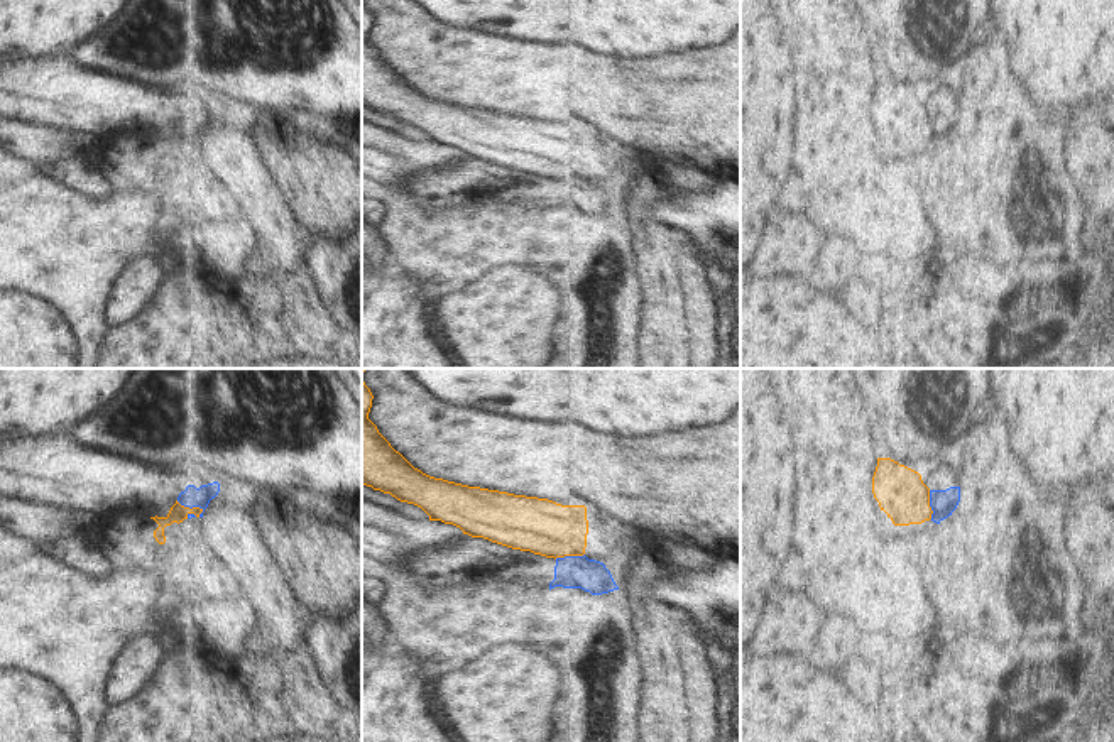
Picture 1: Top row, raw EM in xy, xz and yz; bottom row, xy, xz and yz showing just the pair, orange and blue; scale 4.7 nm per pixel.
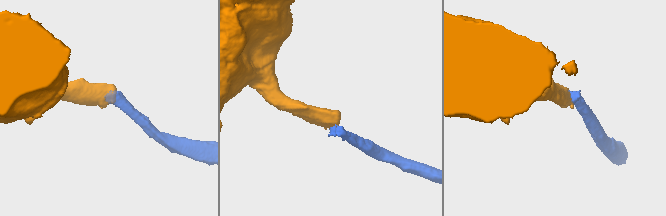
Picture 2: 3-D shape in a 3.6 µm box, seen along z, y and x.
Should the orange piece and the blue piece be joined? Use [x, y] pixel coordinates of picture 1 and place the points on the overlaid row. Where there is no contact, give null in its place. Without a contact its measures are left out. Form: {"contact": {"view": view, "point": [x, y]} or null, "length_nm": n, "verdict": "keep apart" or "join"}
{"contact": {"view": "xy", "point": [188, 507]}, "length_nm": 140, "verdict": "keep apart"}

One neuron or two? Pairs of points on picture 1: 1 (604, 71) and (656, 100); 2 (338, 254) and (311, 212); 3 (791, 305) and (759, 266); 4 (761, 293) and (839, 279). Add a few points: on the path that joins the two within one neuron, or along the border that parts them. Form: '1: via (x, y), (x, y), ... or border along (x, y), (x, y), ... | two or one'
1: via (617, 85), (633, 100), (643, 100) | one
2: border along (313, 237), (344, 239) | two
3: border along (807, 276), (773, 274), (758, 278) | two
4: border along (808, 276), (819, 289), (842, 293) | two

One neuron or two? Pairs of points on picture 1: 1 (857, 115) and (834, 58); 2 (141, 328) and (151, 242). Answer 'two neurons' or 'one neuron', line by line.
1: one neuron
2: two neurons

